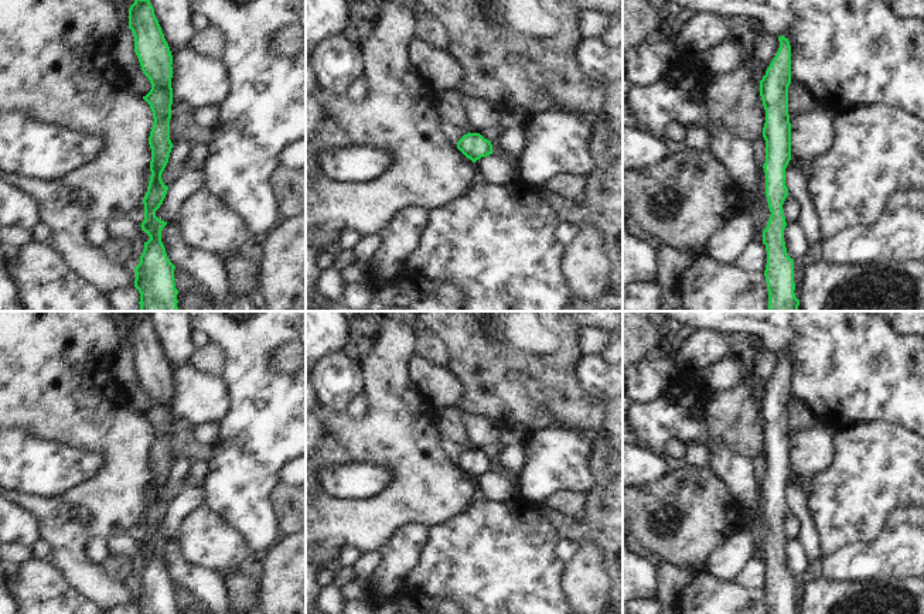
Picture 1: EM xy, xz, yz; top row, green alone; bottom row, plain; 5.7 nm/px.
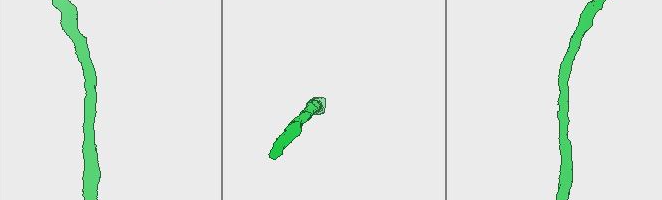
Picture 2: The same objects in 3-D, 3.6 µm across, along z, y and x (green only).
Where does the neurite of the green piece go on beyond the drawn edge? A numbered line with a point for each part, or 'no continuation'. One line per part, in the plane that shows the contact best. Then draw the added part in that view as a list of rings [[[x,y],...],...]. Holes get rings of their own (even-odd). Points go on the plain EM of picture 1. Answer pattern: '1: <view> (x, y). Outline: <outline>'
no continuation.

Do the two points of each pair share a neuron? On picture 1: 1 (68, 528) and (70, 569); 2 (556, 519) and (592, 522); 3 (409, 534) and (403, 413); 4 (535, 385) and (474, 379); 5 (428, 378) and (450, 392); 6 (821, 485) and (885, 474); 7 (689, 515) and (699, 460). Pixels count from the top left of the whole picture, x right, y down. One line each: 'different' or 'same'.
1: same
2: same
3: different
4: same
5: same
6: same
7: different

